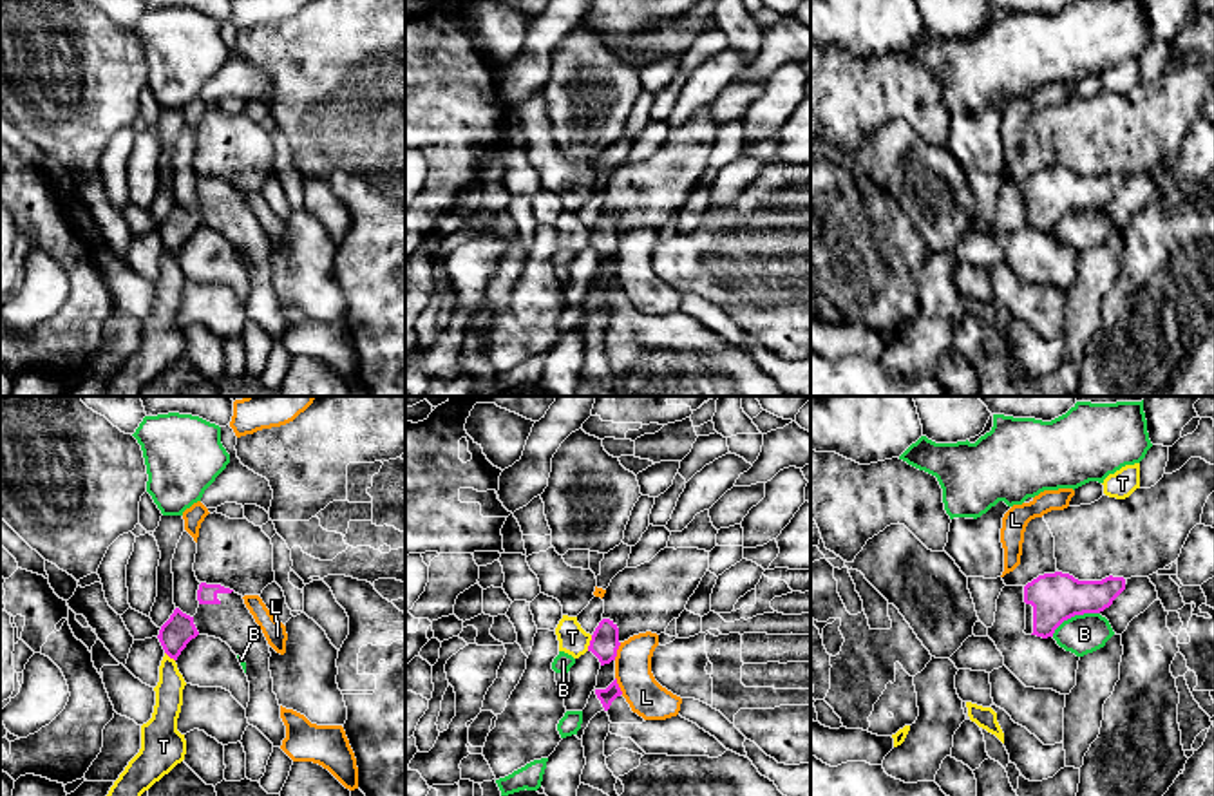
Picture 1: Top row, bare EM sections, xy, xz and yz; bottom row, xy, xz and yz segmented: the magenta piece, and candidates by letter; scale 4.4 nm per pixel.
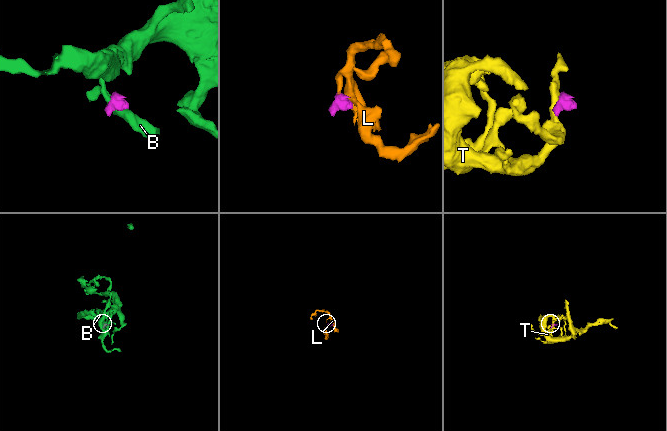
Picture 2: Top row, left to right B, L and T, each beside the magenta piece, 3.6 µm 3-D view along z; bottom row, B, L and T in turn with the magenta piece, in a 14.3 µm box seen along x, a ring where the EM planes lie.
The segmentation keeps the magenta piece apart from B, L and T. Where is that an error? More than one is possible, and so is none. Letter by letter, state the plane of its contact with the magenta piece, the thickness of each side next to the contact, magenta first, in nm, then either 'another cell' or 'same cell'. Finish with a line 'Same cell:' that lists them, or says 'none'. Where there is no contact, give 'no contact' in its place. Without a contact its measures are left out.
B: meets magenta in yz; 220 nm thick on the magenta side, 180 nm on the other; another cell
L: meets magenta in xz; 130 nm thick on the magenta side, 170 nm on the other; another cell
T: meets magenta in xz; 130 nm thick on the magenta side, 130 nm on the other; another cell
Same cell: none

